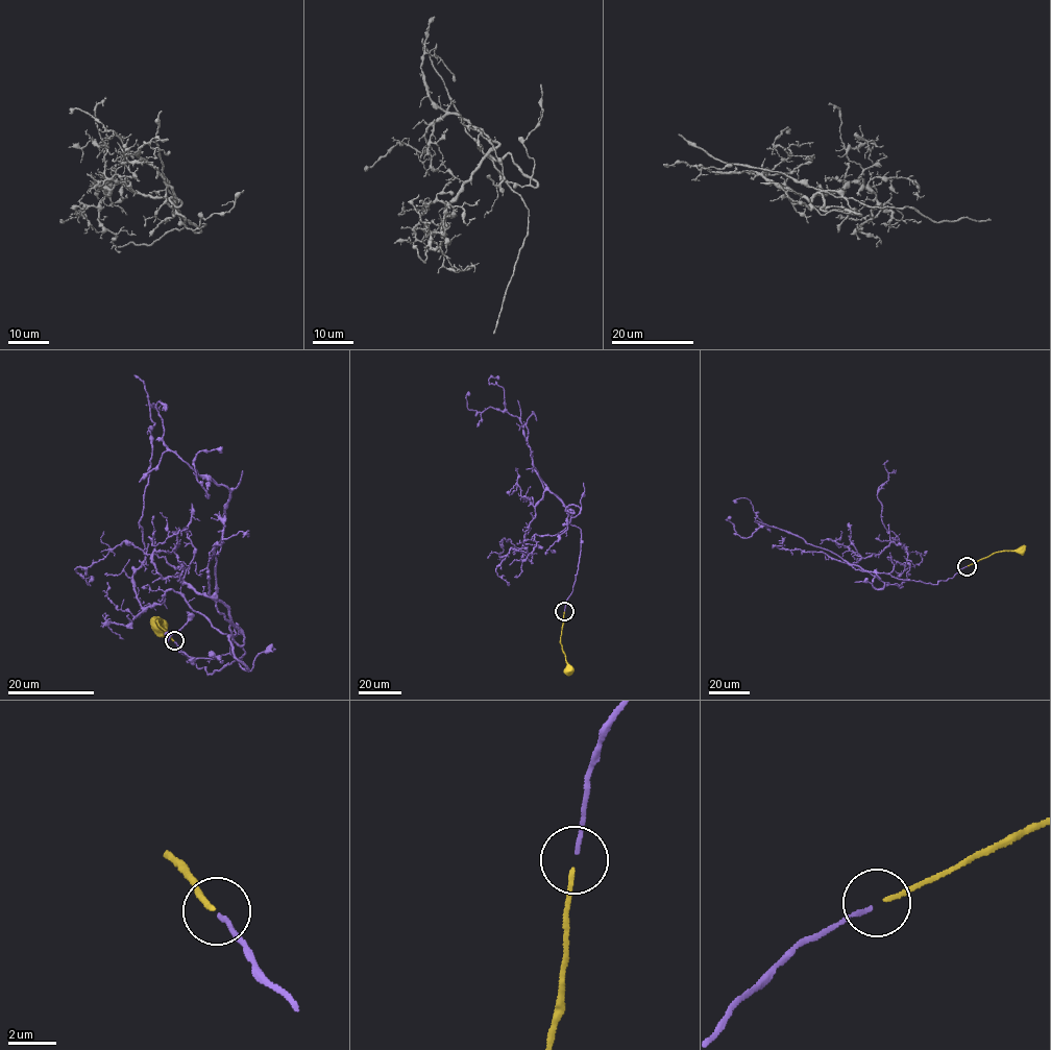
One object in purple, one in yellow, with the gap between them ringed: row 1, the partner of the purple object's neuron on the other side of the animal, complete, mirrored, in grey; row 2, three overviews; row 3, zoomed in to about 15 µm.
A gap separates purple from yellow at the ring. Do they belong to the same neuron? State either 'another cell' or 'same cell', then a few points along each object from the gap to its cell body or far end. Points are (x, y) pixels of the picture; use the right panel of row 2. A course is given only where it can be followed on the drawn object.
same cell | purple via (967, 566), (936, 584), (869, 571), (790, 533), (760, 526), (755, 521), (757, 515), (747, 498), (734, 503) | yellow via (968, 565), (998, 552), (1021, 548)

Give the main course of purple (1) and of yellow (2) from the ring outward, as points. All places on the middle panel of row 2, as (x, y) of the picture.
1: (564, 610), (581, 529), (534, 466), (520, 419), (491, 407), (469, 410), (469, 392)
2: (564, 611), (560, 641), (568, 670)

